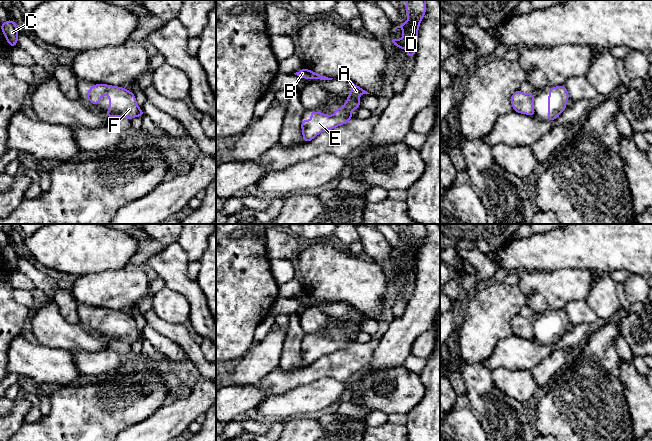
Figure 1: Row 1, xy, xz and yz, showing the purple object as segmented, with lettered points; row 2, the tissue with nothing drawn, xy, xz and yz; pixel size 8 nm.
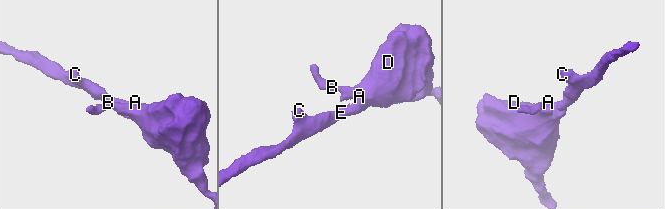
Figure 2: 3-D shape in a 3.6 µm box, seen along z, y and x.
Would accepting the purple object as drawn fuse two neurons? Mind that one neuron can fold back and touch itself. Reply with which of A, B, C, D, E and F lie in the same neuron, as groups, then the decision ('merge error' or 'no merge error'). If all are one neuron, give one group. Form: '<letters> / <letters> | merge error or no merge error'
A B C D E F | no merge error

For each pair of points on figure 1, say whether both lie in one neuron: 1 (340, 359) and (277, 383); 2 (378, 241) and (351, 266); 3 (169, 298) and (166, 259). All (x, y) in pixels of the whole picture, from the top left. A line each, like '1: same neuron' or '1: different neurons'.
1: same neuron
2: different neurons
3: different neurons

